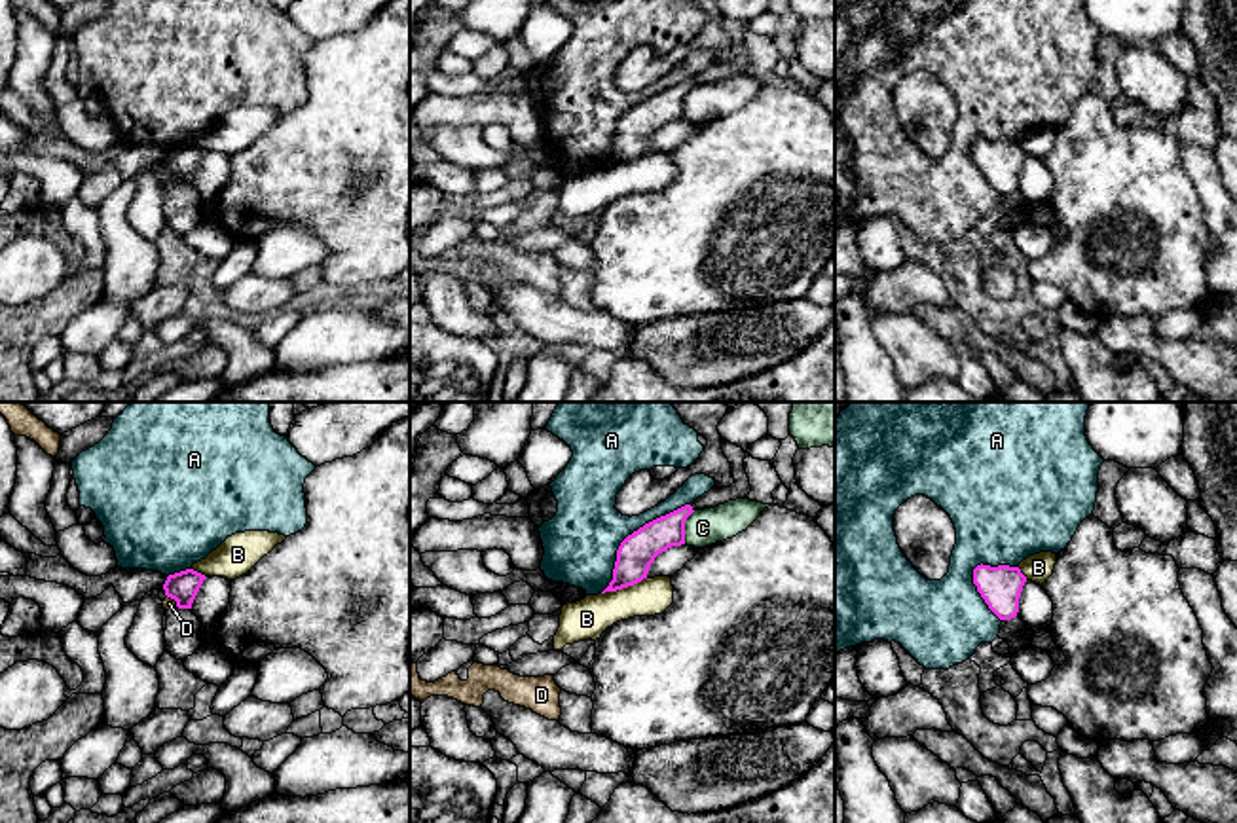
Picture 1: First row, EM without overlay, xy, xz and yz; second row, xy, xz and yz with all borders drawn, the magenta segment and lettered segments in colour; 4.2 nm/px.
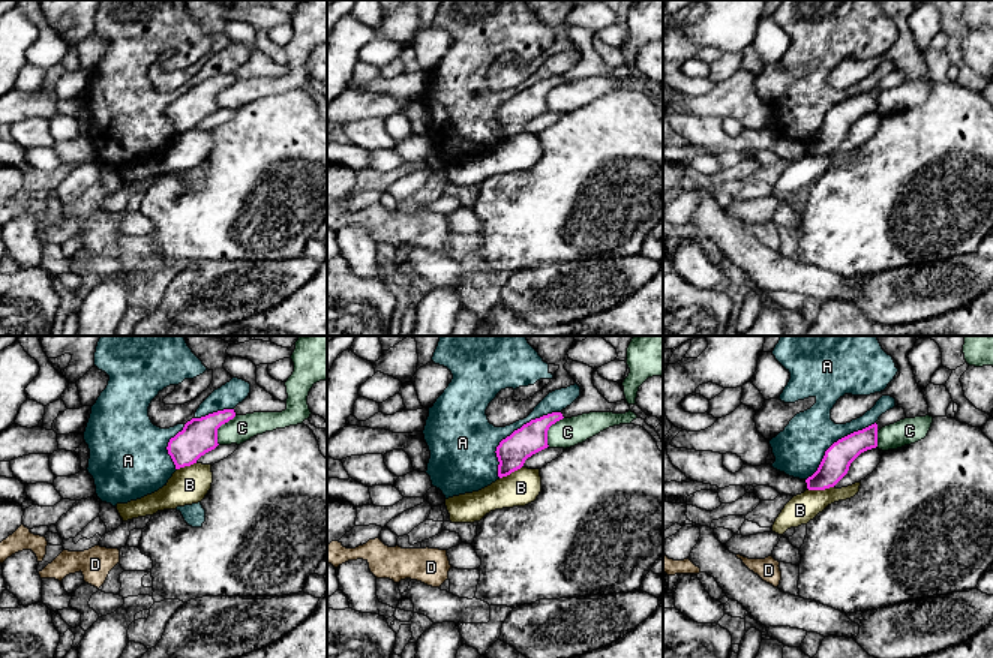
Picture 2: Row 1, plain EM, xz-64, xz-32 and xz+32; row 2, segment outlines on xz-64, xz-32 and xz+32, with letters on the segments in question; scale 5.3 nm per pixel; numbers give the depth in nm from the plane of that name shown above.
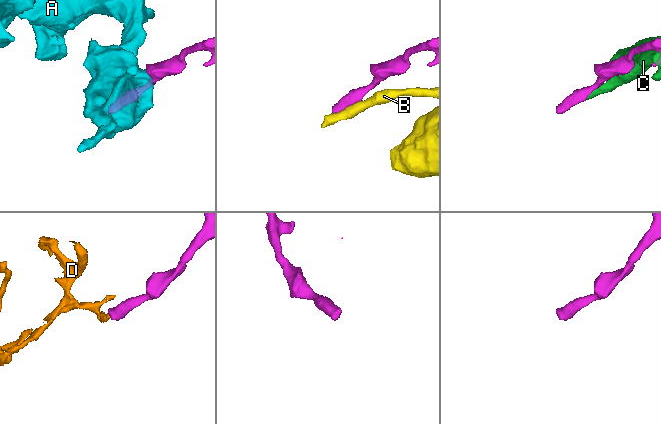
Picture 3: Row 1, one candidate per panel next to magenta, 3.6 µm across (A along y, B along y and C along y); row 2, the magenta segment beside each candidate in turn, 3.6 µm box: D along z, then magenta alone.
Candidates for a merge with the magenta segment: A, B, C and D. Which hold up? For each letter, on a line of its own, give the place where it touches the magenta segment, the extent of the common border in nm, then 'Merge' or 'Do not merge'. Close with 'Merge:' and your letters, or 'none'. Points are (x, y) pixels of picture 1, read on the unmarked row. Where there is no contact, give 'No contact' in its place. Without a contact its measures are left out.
A: Touches magenta at xz (632, 109). Shared border 550 nm. Do not merge
B: Touches magenta at xz (623, 162). Shared border 200 nm. Do not merge
C: Touches magenta at xz (683, 103). Shared border 150 nm. Do not merge
D: Touches magenta at xy (173, 173). Shared border 60 nm. Do not merge
Merge: none

